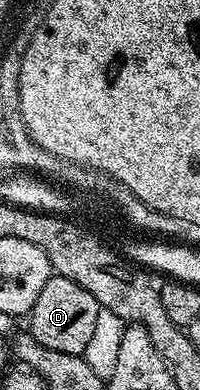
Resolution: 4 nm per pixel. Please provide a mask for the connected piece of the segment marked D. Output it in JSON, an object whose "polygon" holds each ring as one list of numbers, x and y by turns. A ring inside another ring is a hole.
{"polygon":[[51,274,50,279,44,281,44,289,40,289,40,297,36,297,36,305,30,310,28,332,48,349,85,356,99,310,96,297,92,297,88,289,76,285,76,281,68,277]]}

